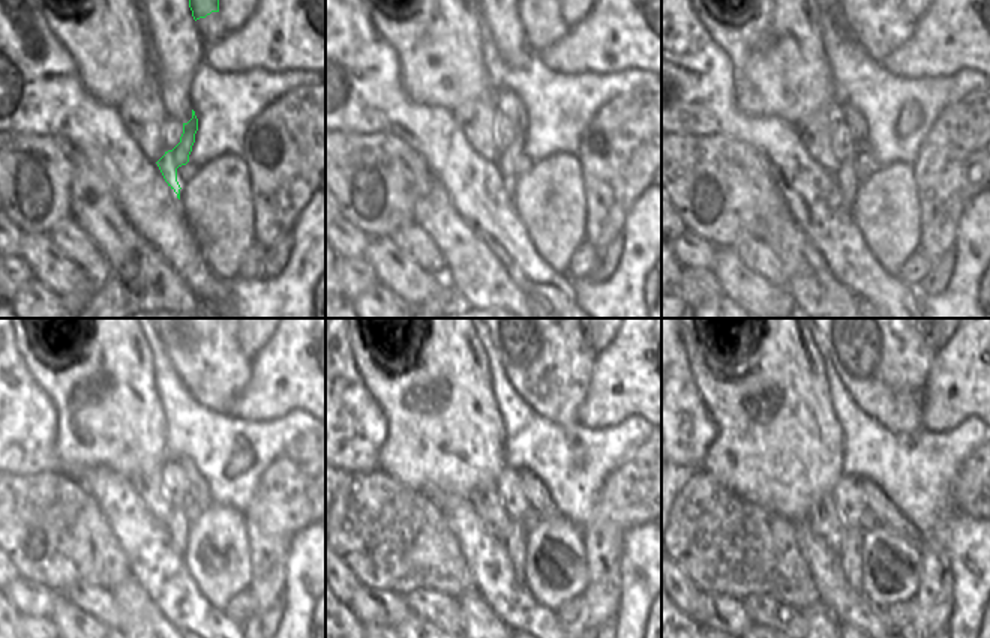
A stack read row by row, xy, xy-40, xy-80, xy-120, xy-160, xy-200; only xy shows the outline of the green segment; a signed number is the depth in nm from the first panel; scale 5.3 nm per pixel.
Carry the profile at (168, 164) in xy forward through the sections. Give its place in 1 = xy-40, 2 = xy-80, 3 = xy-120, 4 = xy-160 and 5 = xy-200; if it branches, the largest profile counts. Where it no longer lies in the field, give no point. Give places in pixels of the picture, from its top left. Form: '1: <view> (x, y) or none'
1: xy-40 (507, 158)
2: xy-80 (846, 179)
3: xy-120 (177, 524)
4: xy-160 (516, 535)
5: xy-200 (851, 547)

